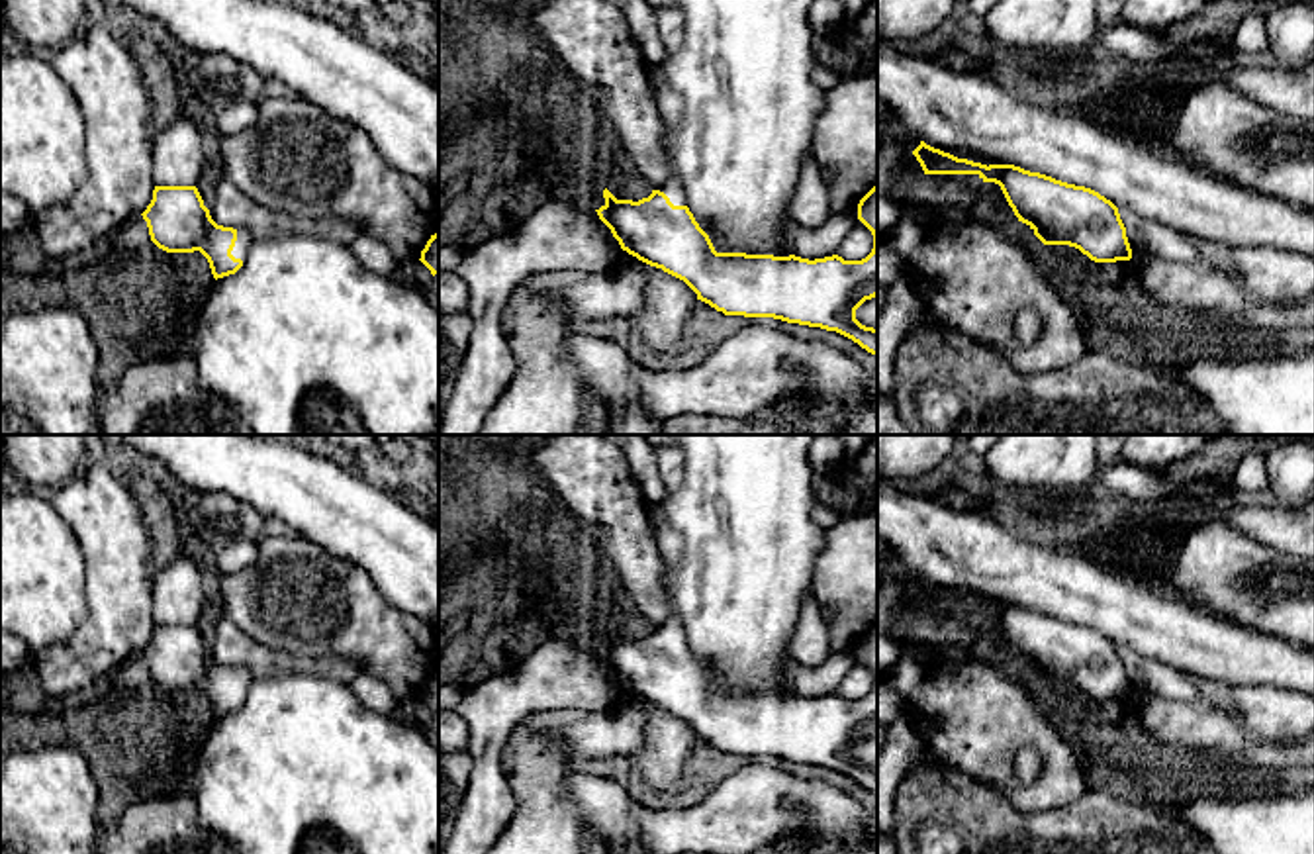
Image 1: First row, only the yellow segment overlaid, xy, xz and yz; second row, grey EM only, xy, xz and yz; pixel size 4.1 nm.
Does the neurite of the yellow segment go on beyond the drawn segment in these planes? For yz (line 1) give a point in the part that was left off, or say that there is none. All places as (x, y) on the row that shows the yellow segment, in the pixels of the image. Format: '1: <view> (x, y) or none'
1: none

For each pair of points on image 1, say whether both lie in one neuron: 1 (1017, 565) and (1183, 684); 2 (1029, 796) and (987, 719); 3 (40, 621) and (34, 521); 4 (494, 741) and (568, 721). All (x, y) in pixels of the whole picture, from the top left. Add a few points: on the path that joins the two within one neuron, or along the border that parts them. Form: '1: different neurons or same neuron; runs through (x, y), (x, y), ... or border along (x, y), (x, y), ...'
1: different neurons; border along (1117, 645), (1128, 645), (1138, 653), (1175, 666)
2: same neuron; runs through (1009, 780), (989, 760), (987, 739)
3: same neuron; runs through (40, 596), (34, 586), (34, 547)
4: different neurons; border along (568, 710), (533, 711), (521, 721)

